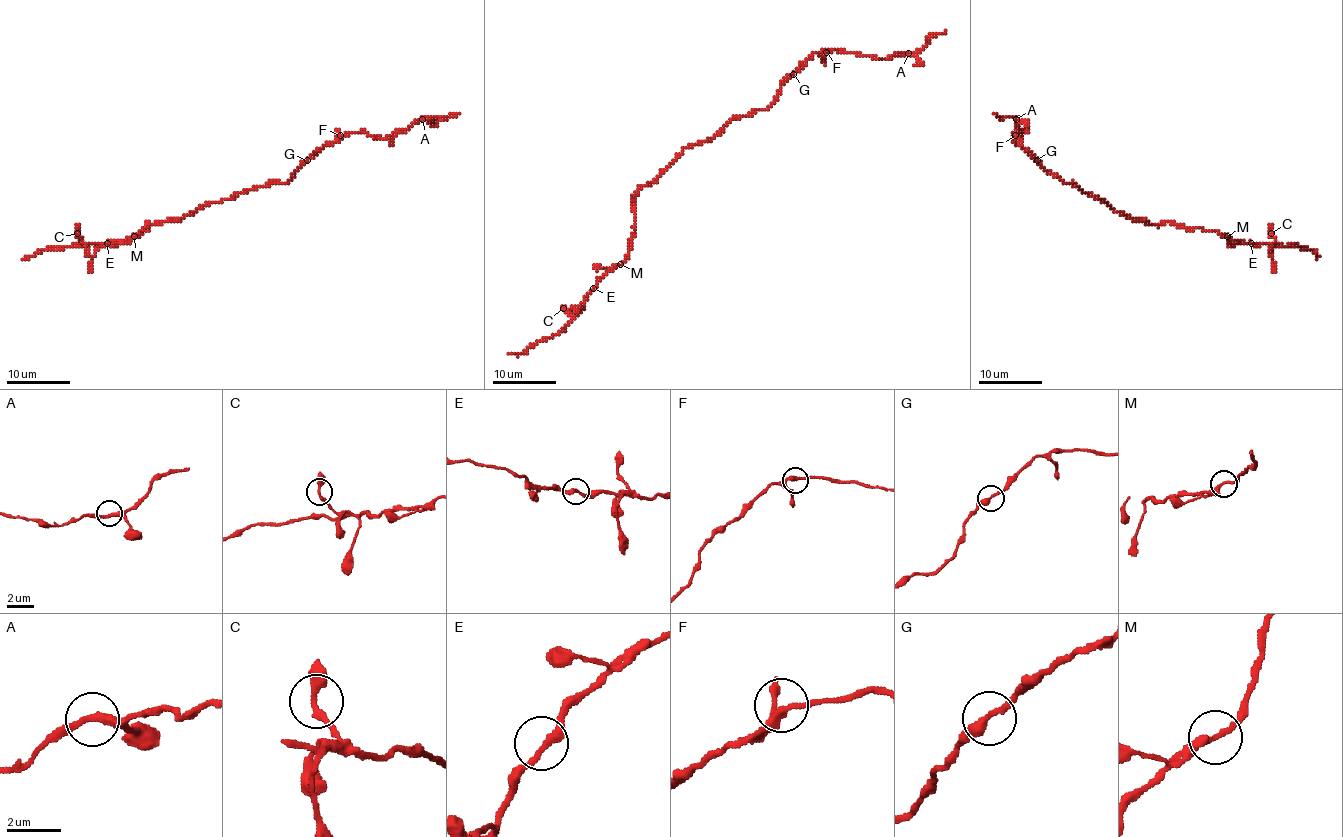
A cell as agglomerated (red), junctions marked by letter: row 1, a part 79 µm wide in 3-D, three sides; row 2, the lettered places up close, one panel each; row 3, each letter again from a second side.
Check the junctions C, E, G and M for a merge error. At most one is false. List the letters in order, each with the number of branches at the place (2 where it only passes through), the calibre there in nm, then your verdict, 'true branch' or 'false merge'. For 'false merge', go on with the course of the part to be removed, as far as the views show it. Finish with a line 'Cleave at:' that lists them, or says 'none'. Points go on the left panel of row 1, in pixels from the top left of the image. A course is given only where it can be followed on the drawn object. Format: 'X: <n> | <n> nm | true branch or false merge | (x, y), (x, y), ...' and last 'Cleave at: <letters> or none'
C: 2 | 280 nm | true branch
E: 2 | 280 nm | true branch
G: 2 | 320 nm | true branch
M: 2 | 280 nm | true branch
Cleave at: none

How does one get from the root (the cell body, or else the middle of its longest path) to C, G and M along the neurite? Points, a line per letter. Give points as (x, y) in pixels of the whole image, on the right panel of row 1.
C: (1107, 203), (1153, 225), (1172, 220), (1184, 227), (1219, 232), (1243, 243), (1275, 244), (1271, 233)
G: (1107, 203), (1083, 192), (1073, 181), (1061, 181), (1037, 160)
M: (1107, 203), (1126, 216), (1153, 225), (1172, 220), (1178, 225), (1219, 232), (1227, 236)

